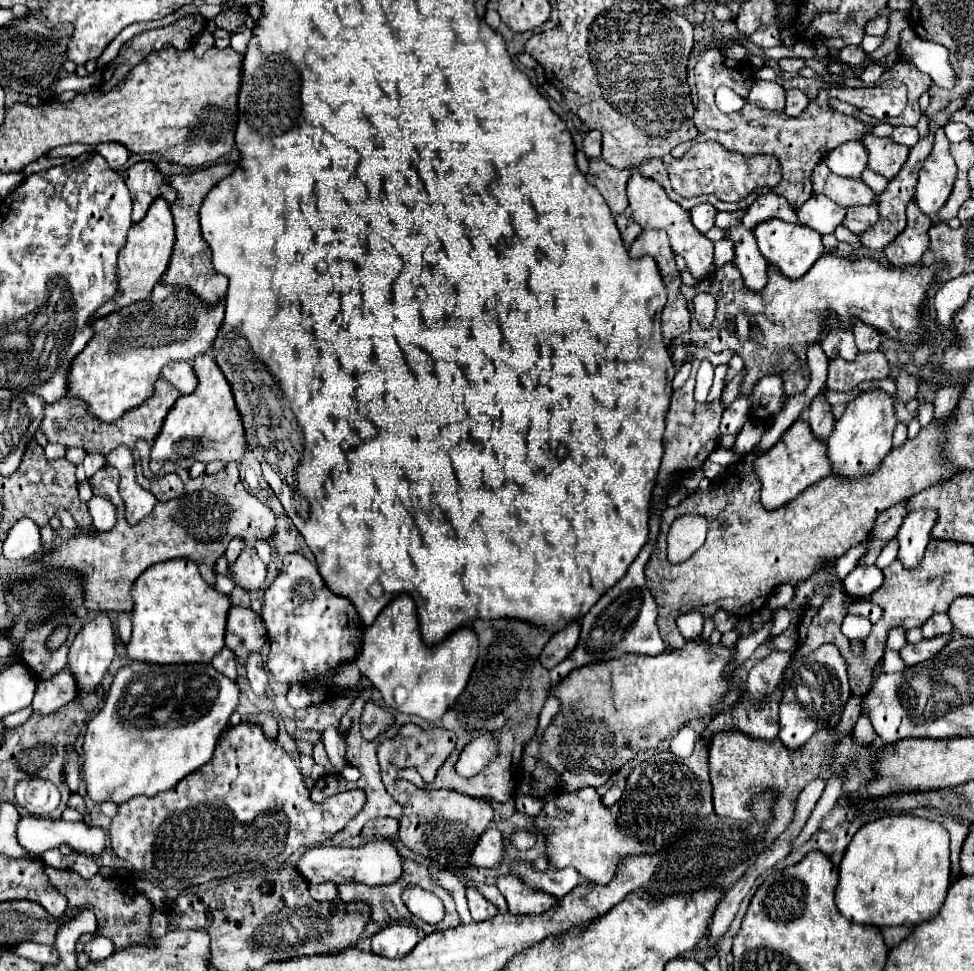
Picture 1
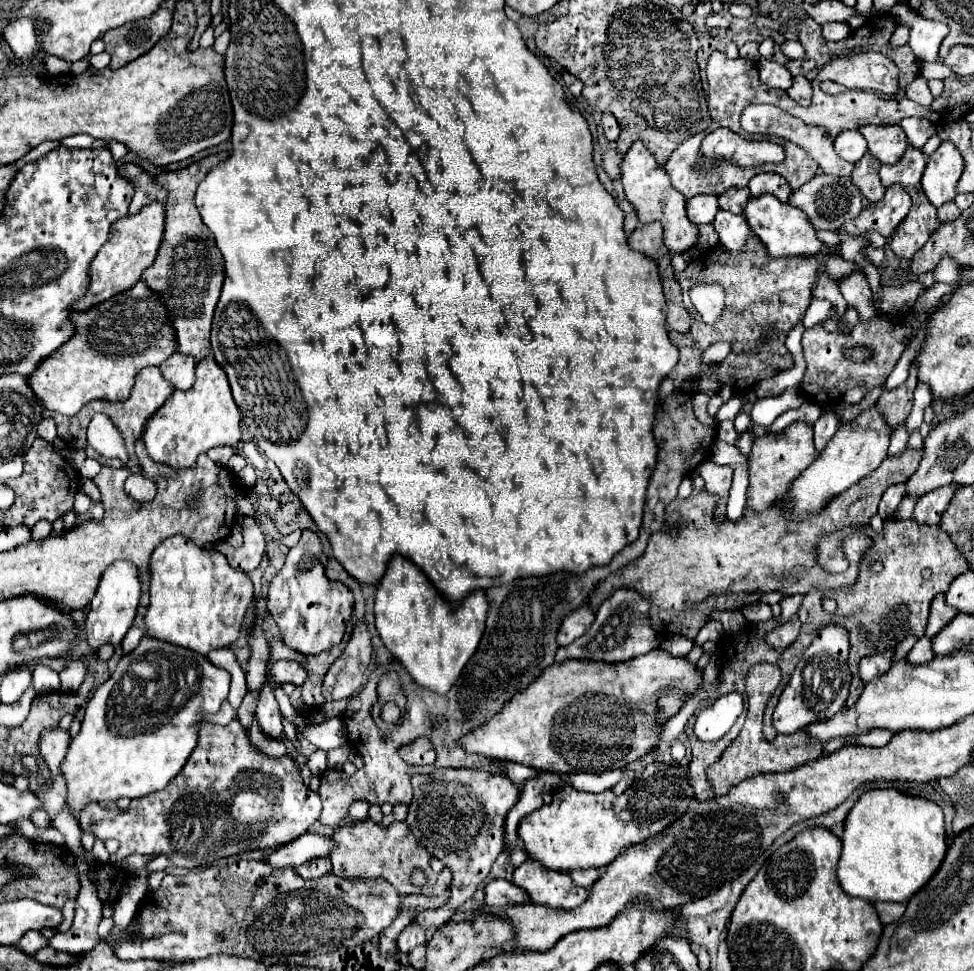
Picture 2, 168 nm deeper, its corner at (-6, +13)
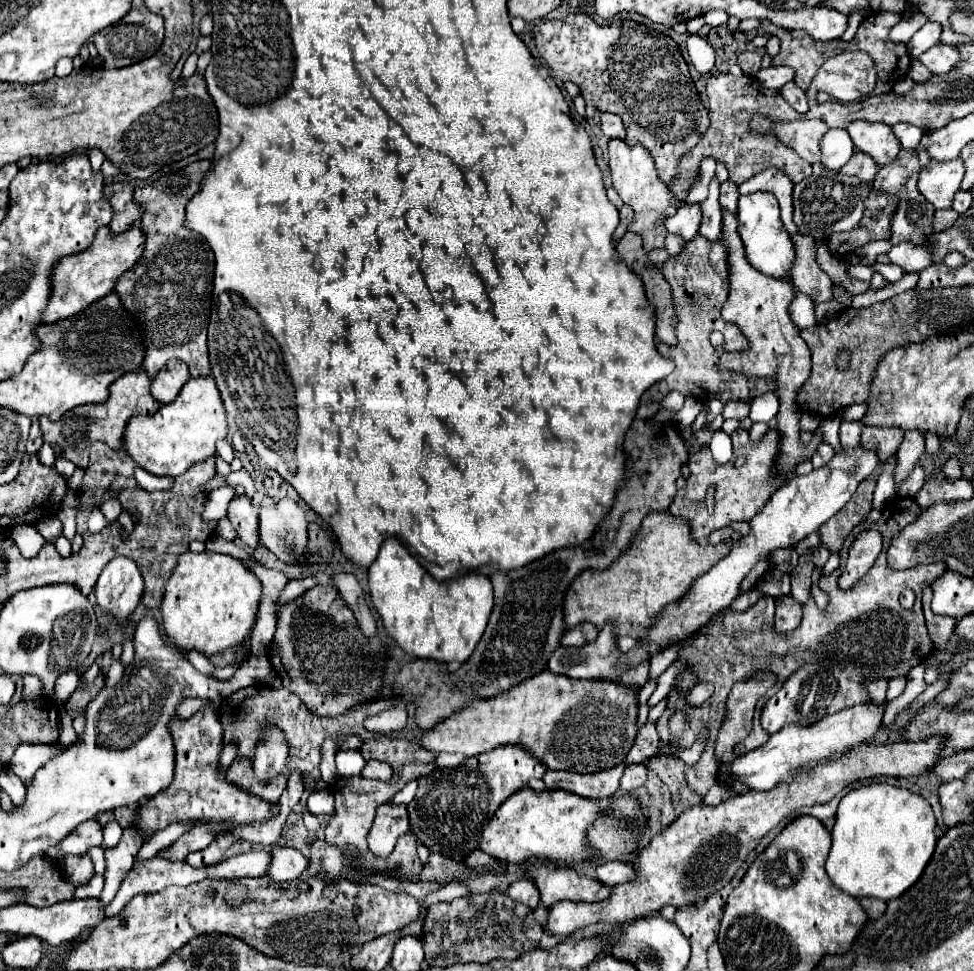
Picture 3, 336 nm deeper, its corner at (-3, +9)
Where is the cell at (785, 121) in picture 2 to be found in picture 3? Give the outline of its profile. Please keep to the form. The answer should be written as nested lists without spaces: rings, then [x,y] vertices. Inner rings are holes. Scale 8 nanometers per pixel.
[[[753,115],[749,119],[749,129],[759,135],[773,135],[783,145],[791,147],[797,155],[801,155],[809,163],[821,163],[821,137],[829,131],[829,127],[823,121],[773,121],[767,115]]]

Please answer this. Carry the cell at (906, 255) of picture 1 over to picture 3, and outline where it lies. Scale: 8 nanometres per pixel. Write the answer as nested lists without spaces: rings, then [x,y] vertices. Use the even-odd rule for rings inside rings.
[[[901,149],[897,161],[881,167],[875,181],[873,181],[875,189],[895,193],[899,197],[899,209],[897,209],[893,223],[891,223],[891,231],[893,231],[891,243],[895,243],[895,245],[901,243],[901,241],[909,241],[913,245],[923,245],[927,241],[927,237],[933,233],[933,213],[935,213],[935,209],[917,189],[919,171],[921,171],[921,165],[919,165],[917,153],[909,151],[909,149]]]

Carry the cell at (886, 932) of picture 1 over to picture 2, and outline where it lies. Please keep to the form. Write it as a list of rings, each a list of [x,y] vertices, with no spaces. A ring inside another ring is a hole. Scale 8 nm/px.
[[[874,903],[874,907],[876,907],[876,911],[880,915],[880,921],[884,925],[898,921],[902,917],[904,909],[906,909],[904,903]]]

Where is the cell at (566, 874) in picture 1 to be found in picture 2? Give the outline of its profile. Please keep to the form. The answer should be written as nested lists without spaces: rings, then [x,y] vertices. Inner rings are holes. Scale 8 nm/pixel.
[[[582,869],[582,871],[572,871],[570,877],[578,887],[586,887],[590,889],[592,883],[596,883],[596,879],[602,875],[602,869]]]

